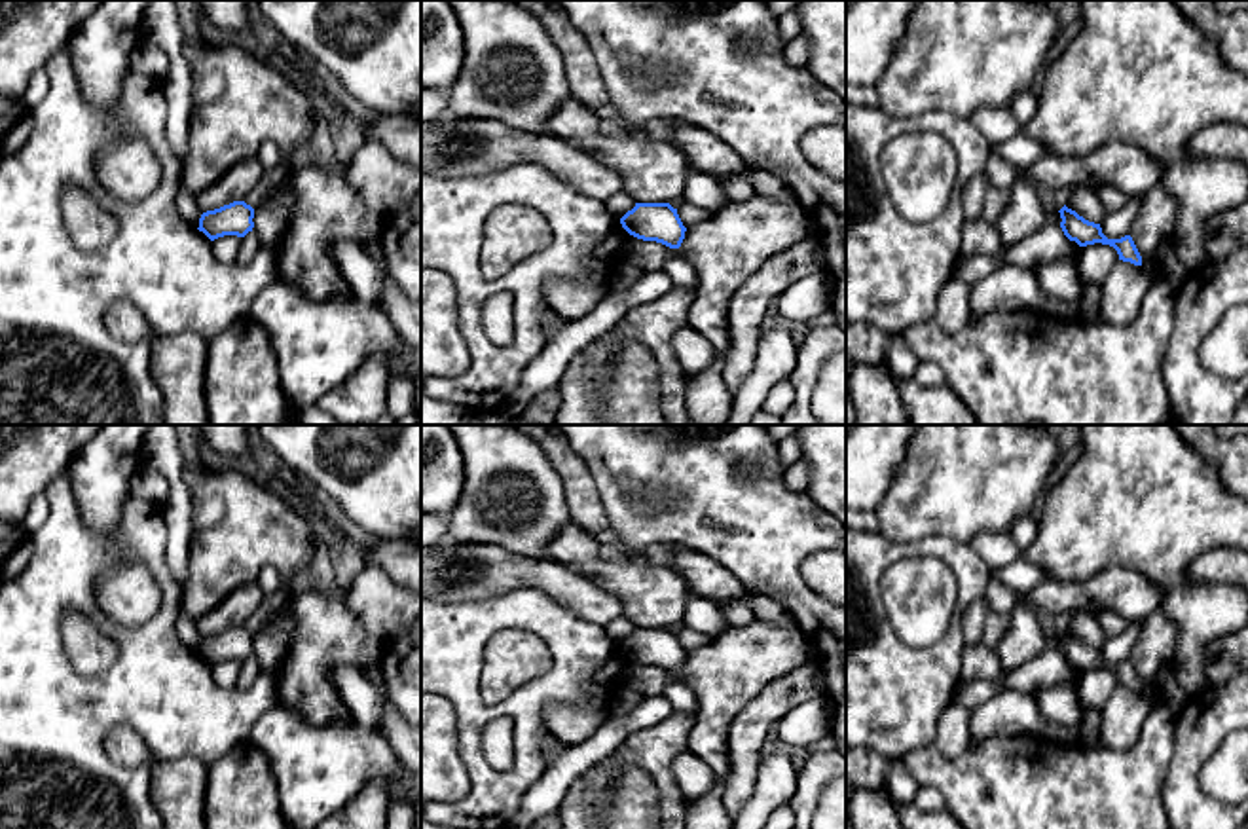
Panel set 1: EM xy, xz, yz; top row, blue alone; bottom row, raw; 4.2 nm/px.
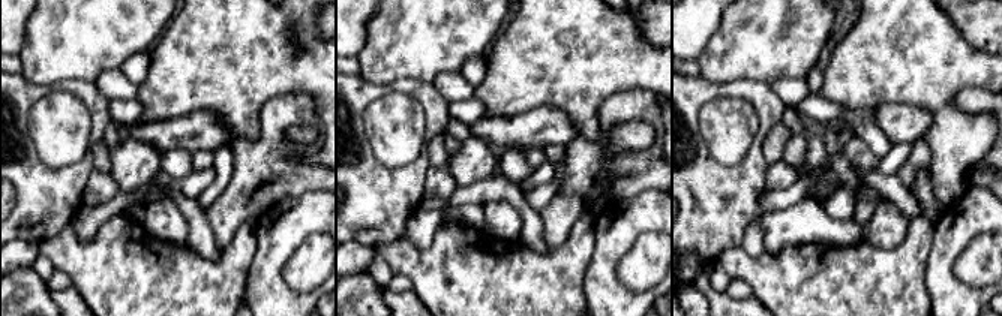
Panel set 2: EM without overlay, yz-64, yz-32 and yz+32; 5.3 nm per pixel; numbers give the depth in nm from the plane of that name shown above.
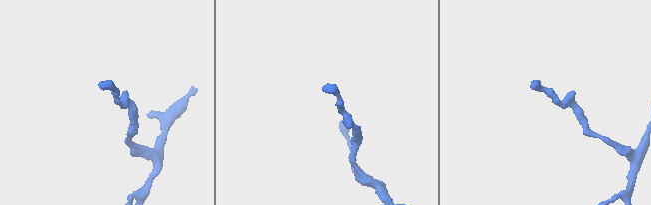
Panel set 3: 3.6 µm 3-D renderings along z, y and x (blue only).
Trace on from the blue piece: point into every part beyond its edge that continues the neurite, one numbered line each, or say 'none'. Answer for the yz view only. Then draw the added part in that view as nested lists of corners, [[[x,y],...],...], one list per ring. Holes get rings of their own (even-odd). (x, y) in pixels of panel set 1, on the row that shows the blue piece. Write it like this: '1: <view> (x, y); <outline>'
none

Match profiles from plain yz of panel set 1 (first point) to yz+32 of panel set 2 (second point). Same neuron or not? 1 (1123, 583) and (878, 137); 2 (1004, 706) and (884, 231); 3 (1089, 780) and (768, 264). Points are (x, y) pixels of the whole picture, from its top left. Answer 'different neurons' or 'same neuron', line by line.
1: different neurons
2: different neurons
3: same neuron

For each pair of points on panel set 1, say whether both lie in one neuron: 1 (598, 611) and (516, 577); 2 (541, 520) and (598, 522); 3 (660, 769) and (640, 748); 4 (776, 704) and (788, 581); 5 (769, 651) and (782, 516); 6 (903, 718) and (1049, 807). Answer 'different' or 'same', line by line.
1: same
2: different
3: same
4: different
5: different
6: different

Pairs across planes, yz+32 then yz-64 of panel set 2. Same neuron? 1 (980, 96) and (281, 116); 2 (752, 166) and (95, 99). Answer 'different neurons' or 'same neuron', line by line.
1: same neuron
2: same neuron

